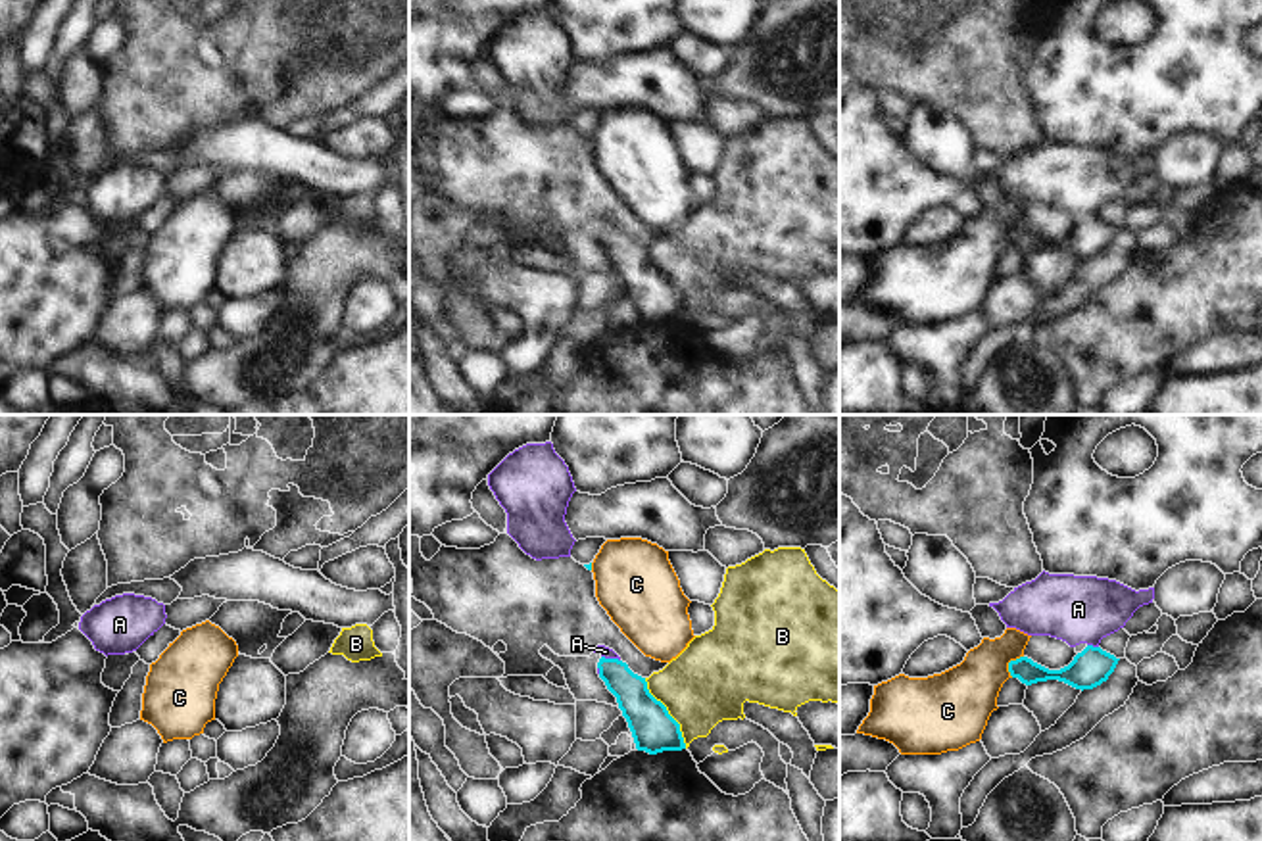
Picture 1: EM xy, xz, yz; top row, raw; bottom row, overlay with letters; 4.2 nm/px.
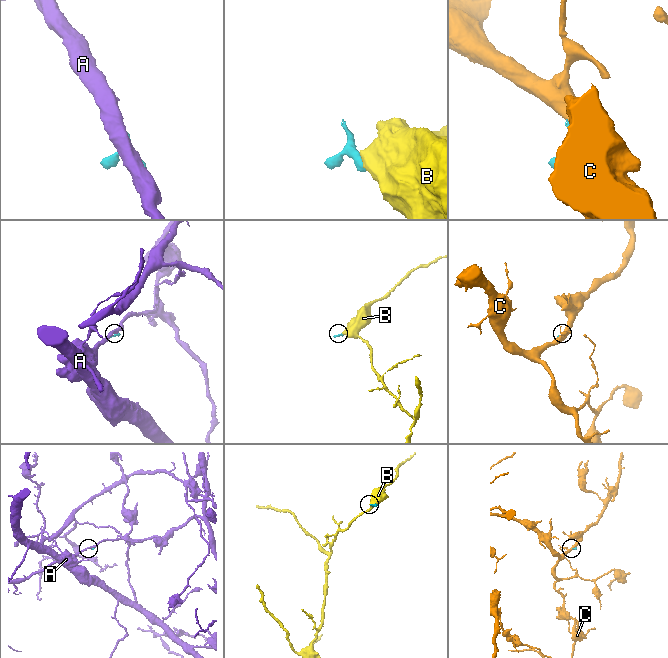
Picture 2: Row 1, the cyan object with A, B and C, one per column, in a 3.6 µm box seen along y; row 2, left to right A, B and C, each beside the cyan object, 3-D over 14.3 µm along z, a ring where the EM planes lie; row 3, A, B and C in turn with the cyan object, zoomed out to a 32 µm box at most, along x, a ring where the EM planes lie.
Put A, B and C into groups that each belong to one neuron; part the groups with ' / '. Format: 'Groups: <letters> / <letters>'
Groups: A / B / C.

